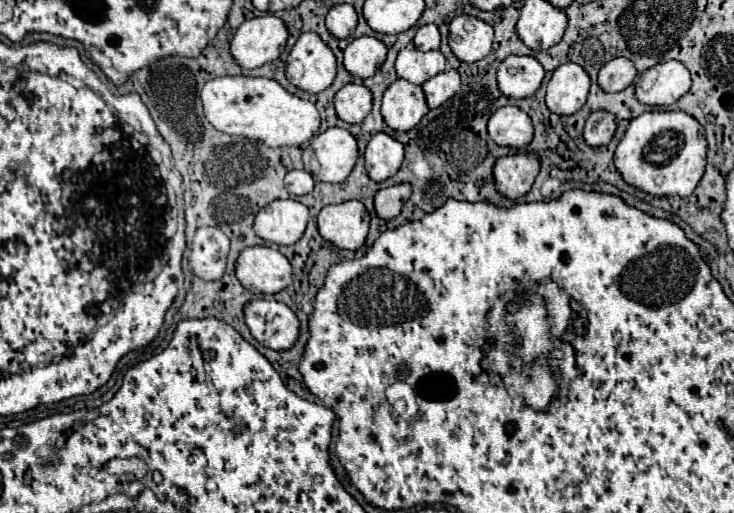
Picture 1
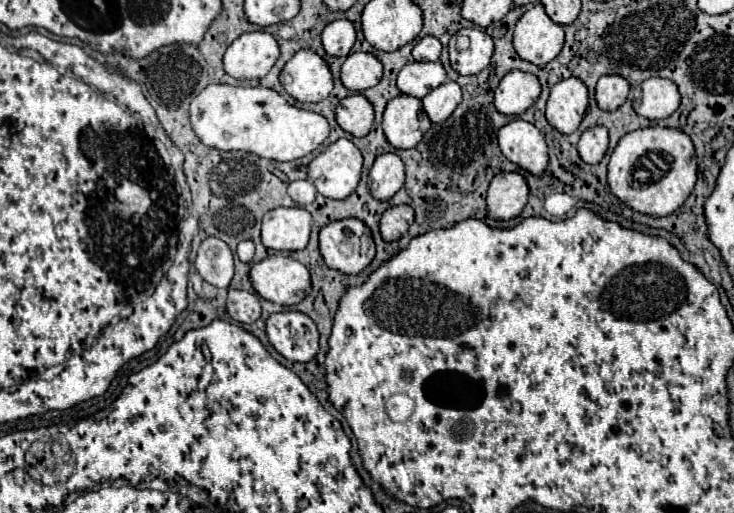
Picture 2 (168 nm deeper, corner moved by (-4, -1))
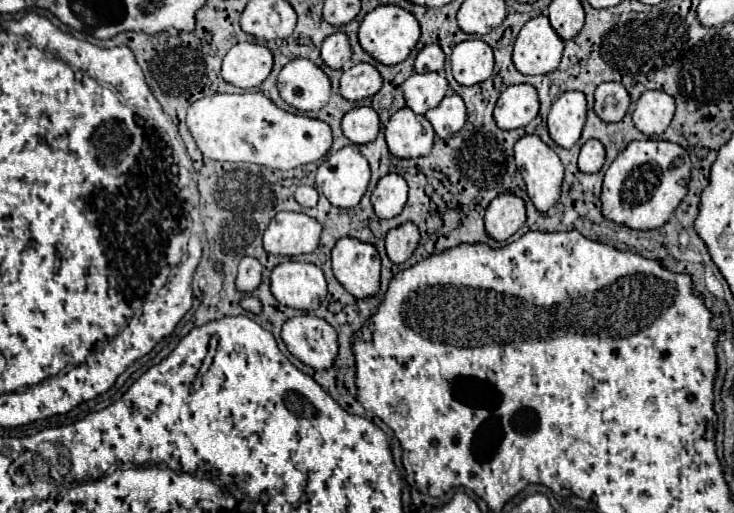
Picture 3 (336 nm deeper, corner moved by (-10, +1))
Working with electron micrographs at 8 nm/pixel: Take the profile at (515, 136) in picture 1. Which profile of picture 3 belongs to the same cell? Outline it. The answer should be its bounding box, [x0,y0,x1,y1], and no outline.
[514,134,564,212]

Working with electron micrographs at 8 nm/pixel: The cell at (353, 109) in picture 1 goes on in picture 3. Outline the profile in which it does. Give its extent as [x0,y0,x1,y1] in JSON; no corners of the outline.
[342,106,380,144]

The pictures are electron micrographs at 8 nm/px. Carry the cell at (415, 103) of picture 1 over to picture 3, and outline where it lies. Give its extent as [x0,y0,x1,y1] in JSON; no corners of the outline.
[384,106,434,158]

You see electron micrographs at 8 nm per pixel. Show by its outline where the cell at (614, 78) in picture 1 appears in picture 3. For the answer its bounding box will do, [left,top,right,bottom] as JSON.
[594,82,630,122]

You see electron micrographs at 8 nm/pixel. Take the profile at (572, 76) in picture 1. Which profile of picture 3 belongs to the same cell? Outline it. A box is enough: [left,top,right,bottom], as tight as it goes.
[548,90,586,148]

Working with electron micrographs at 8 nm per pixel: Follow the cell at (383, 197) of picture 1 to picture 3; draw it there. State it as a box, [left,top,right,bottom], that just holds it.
[386,222,420,264]

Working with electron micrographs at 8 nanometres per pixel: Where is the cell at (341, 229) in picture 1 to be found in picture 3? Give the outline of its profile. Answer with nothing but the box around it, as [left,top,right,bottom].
[332,236,380,298]

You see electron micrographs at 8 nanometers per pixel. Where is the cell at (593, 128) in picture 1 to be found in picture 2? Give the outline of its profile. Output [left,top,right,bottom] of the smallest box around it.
[578,126,608,164]

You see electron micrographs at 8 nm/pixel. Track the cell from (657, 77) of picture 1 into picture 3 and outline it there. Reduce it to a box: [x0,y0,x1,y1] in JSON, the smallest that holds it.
[632,90,676,136]

